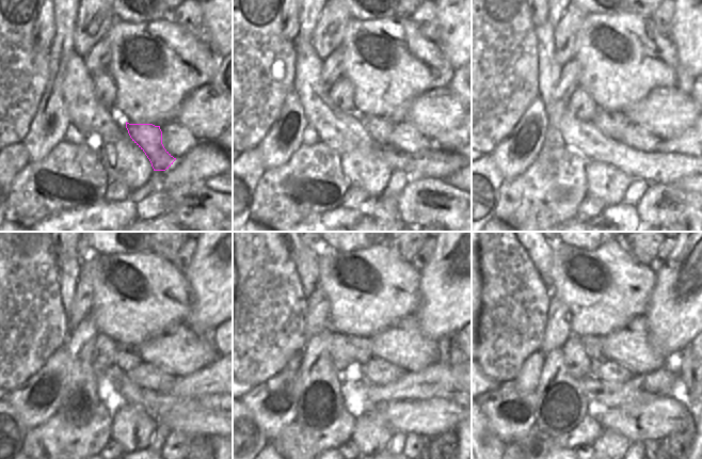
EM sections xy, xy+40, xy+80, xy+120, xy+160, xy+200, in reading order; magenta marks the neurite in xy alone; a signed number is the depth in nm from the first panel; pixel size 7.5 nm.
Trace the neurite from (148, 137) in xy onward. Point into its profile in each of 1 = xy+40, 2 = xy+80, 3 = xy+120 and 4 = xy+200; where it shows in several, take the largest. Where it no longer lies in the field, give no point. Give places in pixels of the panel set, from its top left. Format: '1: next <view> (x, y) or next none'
1: next xy+40 (379, 128)
2: next xy+80 (612, 124)
3: next xy+120 (127, 358)
4: next xy+200 (592, 344)

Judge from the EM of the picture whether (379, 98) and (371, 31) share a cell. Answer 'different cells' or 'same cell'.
same cell

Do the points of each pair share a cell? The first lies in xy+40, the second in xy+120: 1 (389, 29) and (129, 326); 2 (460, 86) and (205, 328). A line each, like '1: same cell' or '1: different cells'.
1: same cell
2: different cells

